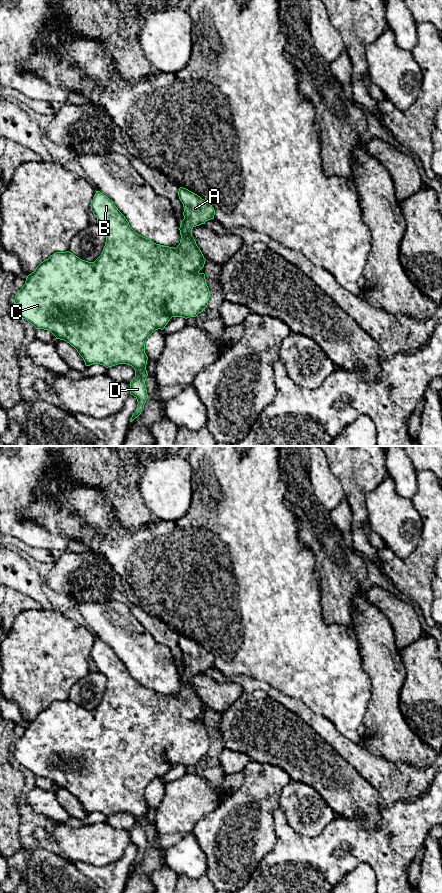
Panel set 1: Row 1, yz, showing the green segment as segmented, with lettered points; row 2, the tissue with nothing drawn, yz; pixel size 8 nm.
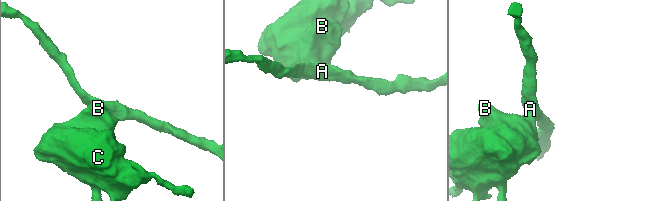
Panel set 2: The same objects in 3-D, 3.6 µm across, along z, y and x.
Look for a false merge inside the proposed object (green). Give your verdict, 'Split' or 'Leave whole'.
Leave whole

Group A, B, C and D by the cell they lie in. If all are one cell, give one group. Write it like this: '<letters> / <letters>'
A B C D

